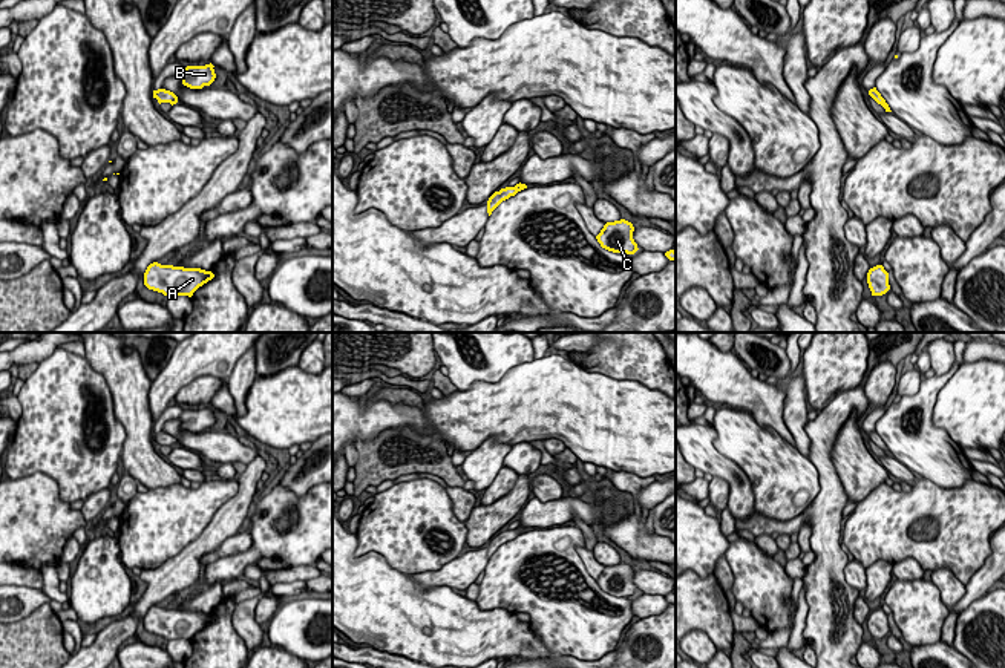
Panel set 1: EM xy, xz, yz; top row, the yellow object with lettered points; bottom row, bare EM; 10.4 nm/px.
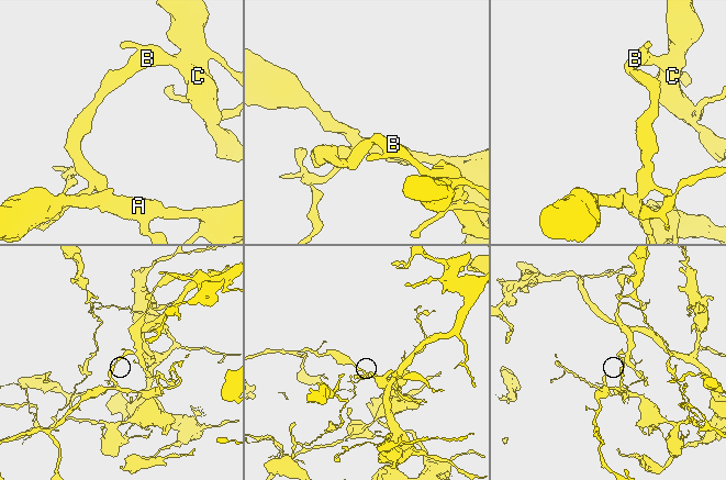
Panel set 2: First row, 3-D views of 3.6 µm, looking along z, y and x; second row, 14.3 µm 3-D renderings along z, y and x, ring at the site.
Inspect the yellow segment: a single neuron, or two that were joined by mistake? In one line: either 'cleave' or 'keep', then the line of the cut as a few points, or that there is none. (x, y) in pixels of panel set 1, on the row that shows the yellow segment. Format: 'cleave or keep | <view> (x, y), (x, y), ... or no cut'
keep | no cut

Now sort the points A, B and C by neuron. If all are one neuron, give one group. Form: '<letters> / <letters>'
A B C

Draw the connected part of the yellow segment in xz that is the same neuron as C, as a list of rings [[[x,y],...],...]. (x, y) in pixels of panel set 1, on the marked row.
[[[620,219],[614,222],[607,222],[596,239],[601,247],[608,251],[634,254],[639,248],[633,239],[633,231],[633,224]]]

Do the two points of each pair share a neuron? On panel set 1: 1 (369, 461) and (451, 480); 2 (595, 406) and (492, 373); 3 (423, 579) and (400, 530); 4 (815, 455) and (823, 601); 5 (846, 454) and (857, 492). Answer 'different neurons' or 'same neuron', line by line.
1: same neuron
2: different neurons
3: different neurons
4: same neuron
5: same neuron

